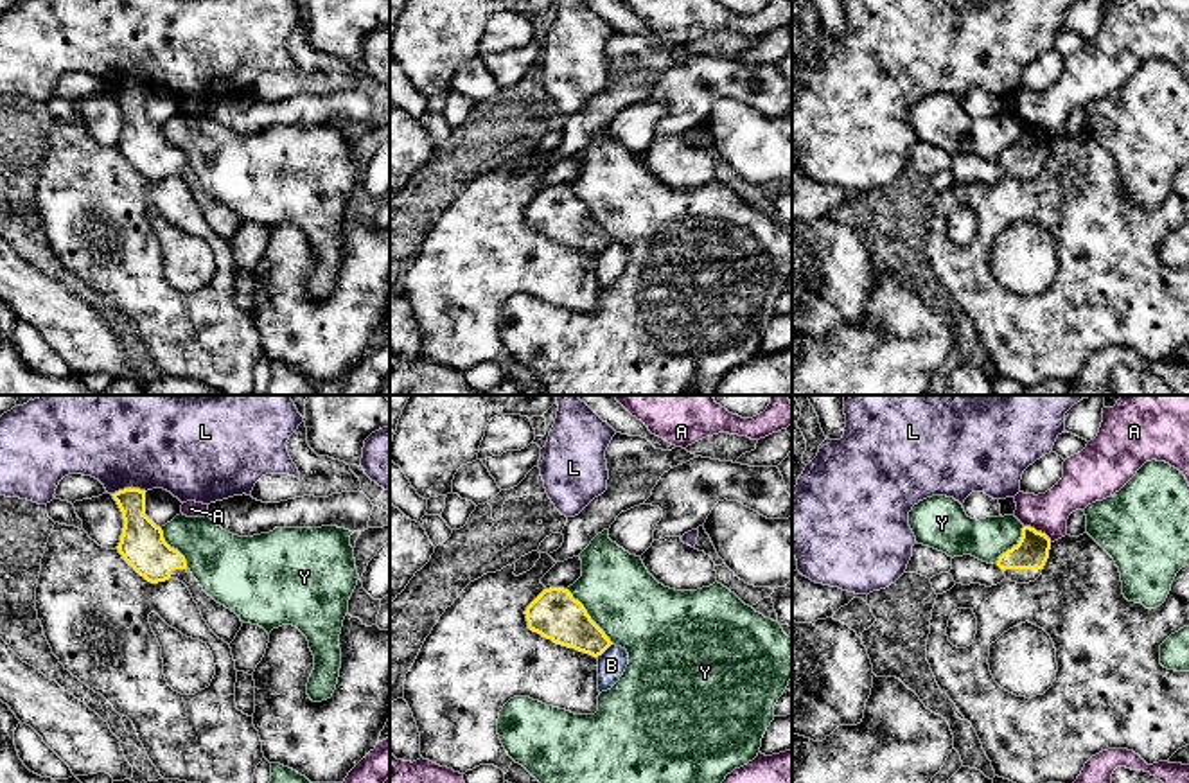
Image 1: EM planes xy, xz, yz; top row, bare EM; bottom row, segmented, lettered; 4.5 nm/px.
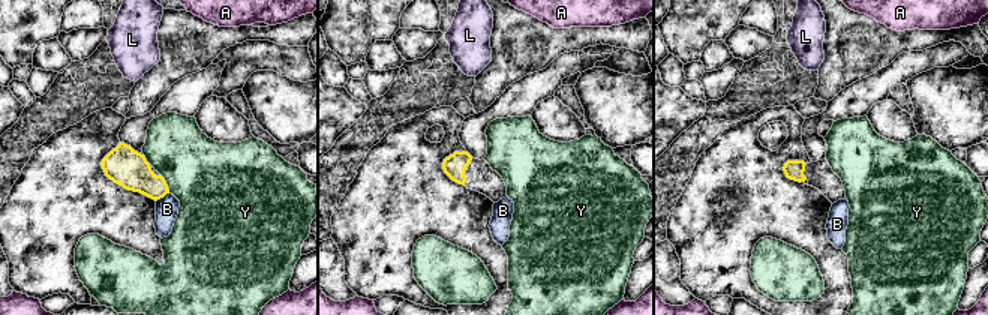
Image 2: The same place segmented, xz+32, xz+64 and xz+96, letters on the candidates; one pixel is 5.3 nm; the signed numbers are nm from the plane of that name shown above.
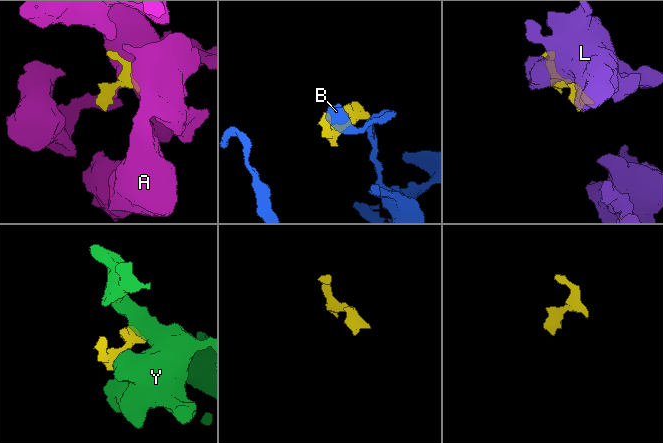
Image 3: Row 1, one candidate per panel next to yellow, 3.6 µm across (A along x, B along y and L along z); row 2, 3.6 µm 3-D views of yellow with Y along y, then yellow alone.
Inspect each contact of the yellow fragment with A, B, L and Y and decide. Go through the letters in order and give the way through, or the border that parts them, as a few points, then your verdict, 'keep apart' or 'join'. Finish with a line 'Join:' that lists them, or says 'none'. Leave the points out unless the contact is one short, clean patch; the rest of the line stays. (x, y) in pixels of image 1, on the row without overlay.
A: keep apart
B: border xz (611, 241), (597, 255); keep apart
L: keep apart
Y: keep apart
Join: none

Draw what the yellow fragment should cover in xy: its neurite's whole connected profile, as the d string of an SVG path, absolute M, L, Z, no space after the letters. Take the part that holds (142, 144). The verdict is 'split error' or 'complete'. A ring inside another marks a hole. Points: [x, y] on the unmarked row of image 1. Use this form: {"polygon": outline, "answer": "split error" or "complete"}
{"polygon": "M124 86L111 93L124 117L117 144L122 156L151 181L169 176L183 180L210 228L230 242L242 224L241 216L208 194L187 165L185 154L165 140L162 126L145 113L145 88Z", "answer": "split error"}

